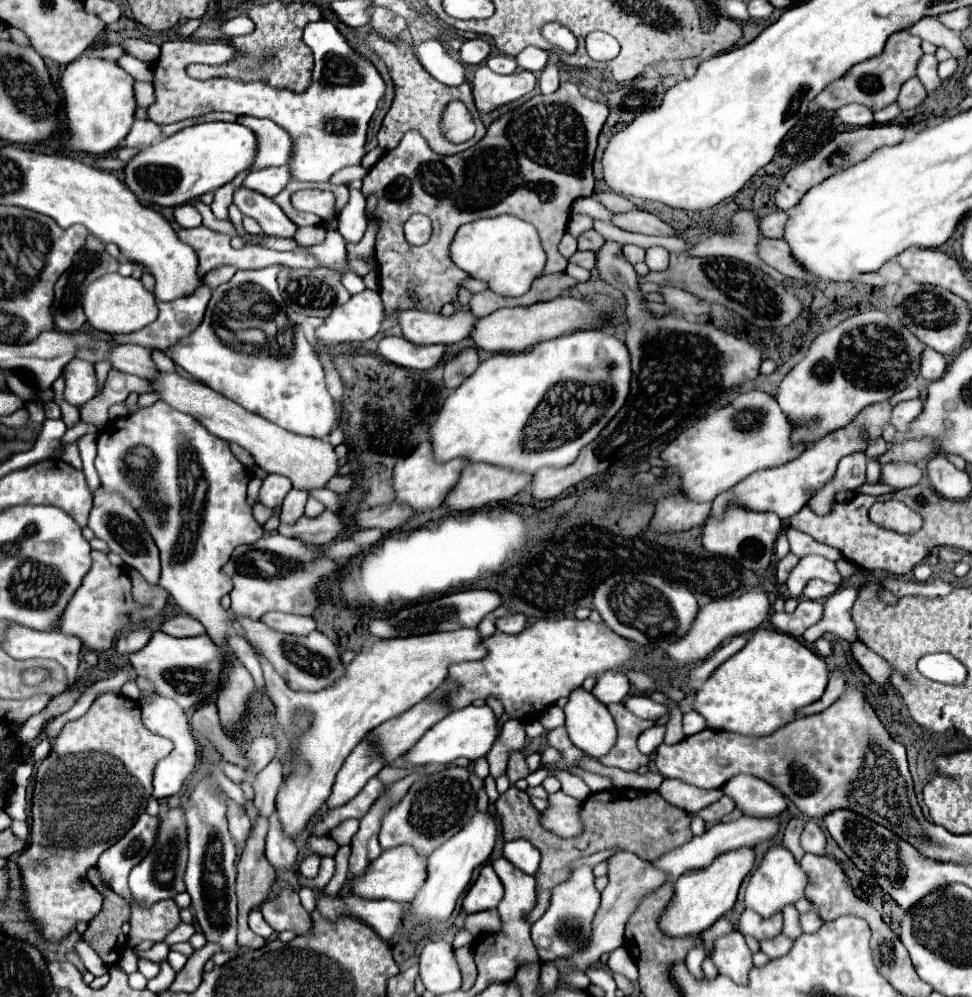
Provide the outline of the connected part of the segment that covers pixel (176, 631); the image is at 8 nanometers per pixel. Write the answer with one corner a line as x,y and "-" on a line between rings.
178,614
174,618
164,620
160,630
170,634
170,636
176,636
176,638
188,638
188,636
206,634
204,626
198,620
192,620
192,616
188,616
188,614

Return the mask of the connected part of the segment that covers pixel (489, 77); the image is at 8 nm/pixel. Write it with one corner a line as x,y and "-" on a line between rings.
480,64
474,80
472,80
472,92
478,112
490,112
498,106
510,104
514,100
520,100
528,92
532,92
536,86
536,76
526,70
518,70
514,74
496,74
486,64

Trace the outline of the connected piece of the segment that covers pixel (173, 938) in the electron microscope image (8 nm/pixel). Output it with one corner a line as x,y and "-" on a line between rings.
180,922
178,928
172,930
172,932
166,936
166,942
186,942
186,940
190,940
190,936
192,936
194,932
196,932
194,926

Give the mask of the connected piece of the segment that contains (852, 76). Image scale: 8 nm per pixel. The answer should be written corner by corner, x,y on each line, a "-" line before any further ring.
908,30
892,34
888,38
886,48
884,48
884,52
880,56
864,60
864,62
852,66
840,80
836,80
830,86
826,86
816,96
818,106
822,106
824,110
838,110
844,104
858,102
858,104
864,104
864,106
868,106
870,110
876,112
876,110
882,110
882,108
894,104
896,98
898,98
900,86
906,80
910,80
912,76
916,76
916,64
918,64
920,56
924,54
920,44
922,44
922,40
912,36

